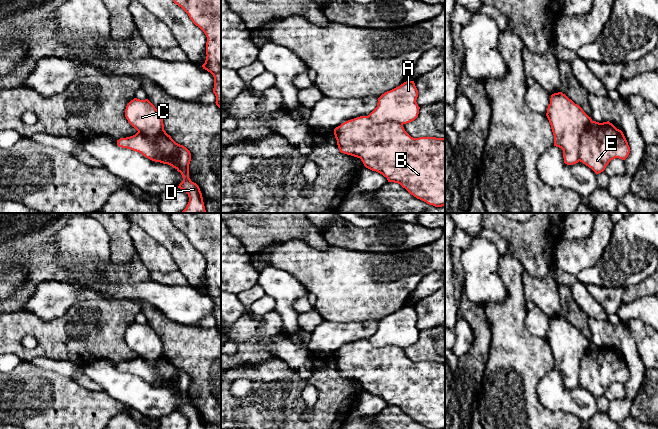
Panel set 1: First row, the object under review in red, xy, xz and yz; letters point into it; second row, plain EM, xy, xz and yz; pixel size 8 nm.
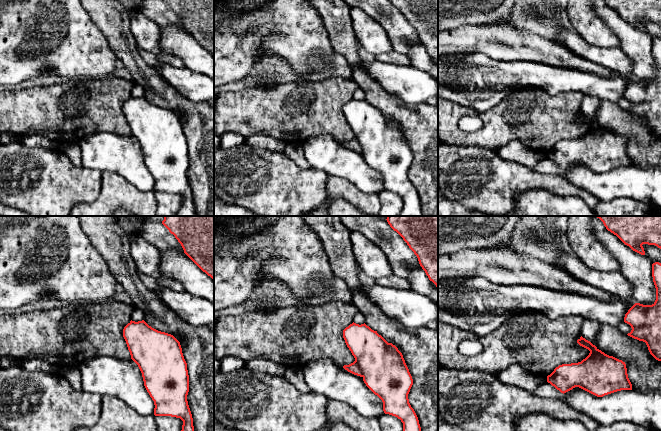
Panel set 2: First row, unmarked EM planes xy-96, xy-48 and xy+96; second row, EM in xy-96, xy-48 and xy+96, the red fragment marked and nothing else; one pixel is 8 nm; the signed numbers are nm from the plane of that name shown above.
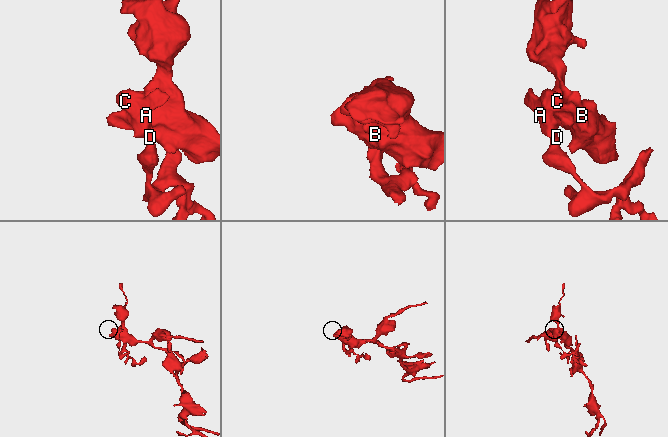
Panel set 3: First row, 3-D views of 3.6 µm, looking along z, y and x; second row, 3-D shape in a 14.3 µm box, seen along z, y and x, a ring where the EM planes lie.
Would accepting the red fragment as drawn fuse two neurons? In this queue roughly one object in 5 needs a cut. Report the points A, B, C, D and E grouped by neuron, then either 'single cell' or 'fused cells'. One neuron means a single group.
groups A C D / B E; fused cells

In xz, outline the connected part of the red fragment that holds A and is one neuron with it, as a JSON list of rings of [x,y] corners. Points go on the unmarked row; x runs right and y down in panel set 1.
[[[406,305],[382,318],[378,322],[377,331],[368,341],[374,347],[396,346],[402,349],[410,347],[419,338],[417,321],[418,314],[414,305]]]

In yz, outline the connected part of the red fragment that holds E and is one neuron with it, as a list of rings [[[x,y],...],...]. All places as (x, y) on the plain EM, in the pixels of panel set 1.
[[[591,345],[579,368],[580,386],[596,398],[603,396],[611,384],[625,384],[629,377],[630,371],[623,356],[609,345]]]

